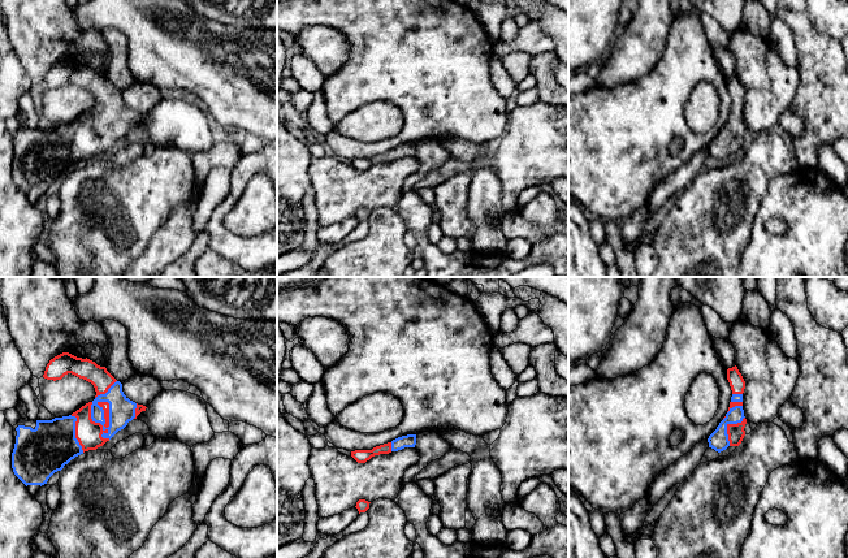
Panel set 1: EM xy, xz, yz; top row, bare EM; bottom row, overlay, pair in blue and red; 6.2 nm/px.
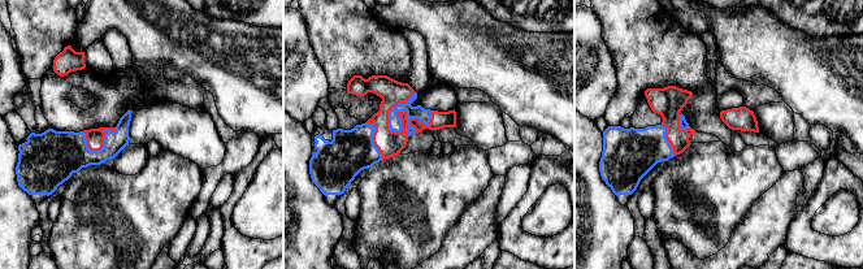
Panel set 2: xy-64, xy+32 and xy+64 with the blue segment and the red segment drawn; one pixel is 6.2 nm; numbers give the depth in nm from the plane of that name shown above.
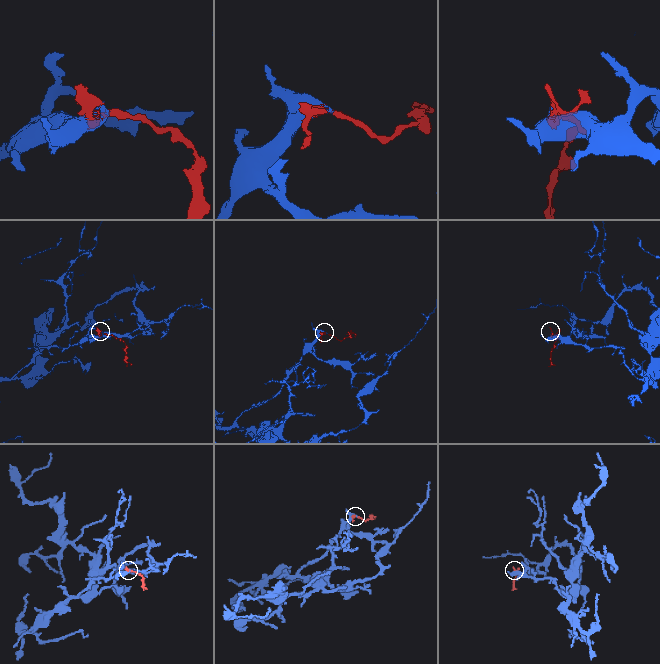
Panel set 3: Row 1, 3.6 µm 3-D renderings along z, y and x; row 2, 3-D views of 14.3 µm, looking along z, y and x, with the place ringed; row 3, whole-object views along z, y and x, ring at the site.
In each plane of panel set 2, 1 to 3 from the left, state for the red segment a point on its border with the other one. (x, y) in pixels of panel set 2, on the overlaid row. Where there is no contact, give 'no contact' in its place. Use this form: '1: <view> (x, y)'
1: xy-64 (103, 147)
2: xy+32 (393, 108)
3: xy+64 (666, 139)

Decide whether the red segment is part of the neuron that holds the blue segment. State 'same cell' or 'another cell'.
same cell

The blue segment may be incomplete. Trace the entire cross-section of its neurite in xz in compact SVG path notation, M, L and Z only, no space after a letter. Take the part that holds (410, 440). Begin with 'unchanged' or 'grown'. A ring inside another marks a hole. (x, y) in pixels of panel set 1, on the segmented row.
grown; M407 434L407 436L398 437L398 438L393 440L391 442L376 446L372 450L351 451L351 457L358 463L365 463L375 455L389 454L391 451L398 451L404 447L415 447L415 445L416 445L416 434Z

